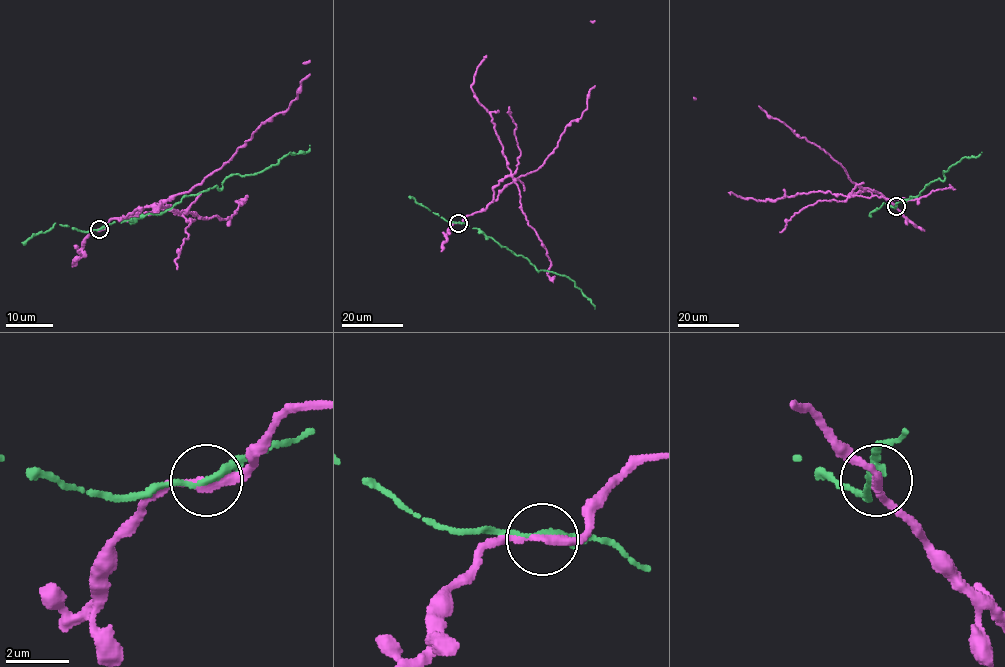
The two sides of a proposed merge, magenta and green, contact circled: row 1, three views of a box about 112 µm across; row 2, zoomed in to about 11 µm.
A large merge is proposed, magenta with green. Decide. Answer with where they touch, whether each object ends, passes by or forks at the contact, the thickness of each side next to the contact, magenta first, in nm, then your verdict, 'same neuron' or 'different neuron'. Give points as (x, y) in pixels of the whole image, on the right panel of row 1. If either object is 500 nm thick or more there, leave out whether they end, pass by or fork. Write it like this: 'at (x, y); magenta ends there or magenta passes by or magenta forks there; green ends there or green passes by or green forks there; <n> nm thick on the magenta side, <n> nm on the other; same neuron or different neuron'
at (896, 206); magenta passes by; green passes by; 280 nm thick on the magenta side, 190 nm on the other; different neuron

